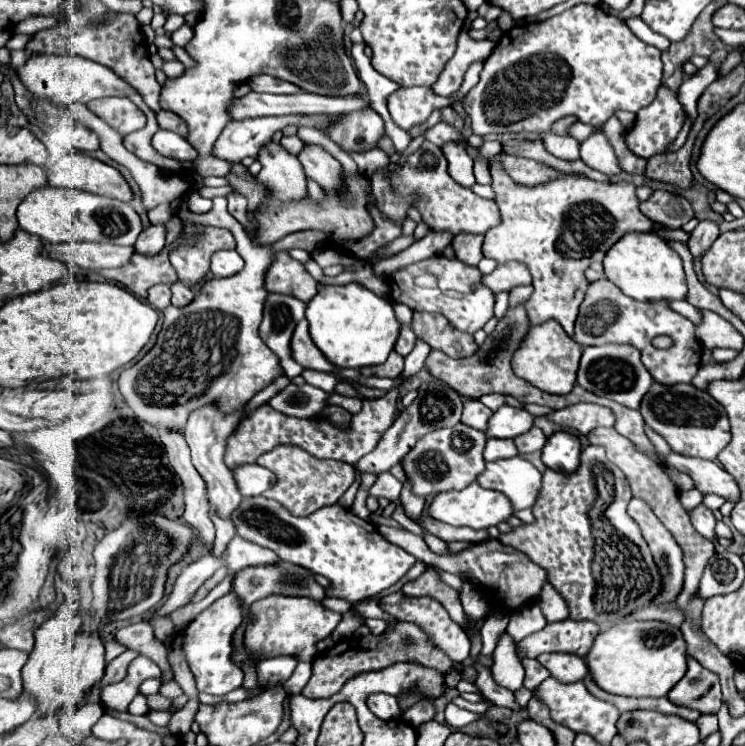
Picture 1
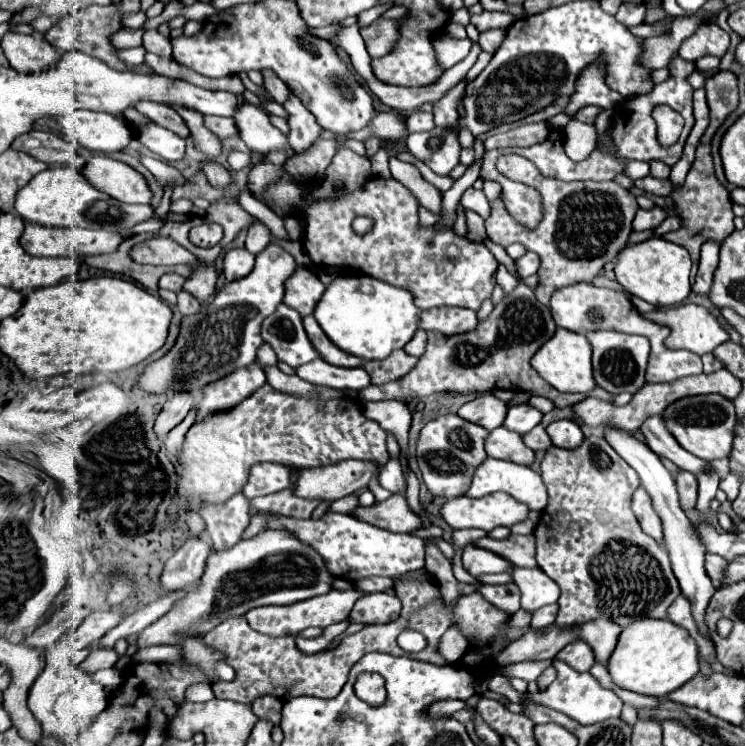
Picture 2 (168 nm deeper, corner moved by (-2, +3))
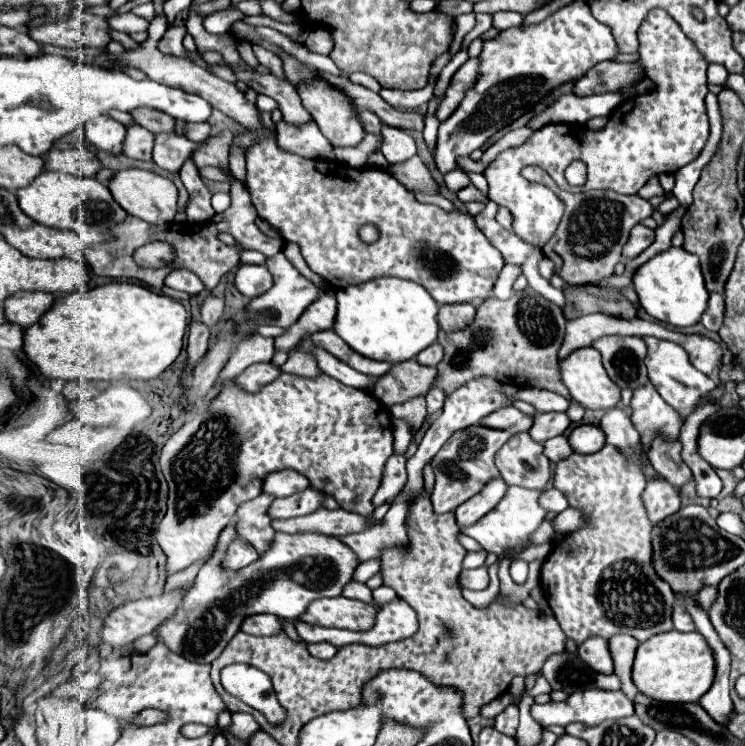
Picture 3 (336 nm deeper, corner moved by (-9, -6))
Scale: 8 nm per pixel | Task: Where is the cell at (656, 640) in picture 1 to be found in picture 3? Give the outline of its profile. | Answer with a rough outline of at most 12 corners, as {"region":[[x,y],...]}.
{"region":[[699,632],[637,648],[633,682],[659,702],[697,702],[715,680]]}

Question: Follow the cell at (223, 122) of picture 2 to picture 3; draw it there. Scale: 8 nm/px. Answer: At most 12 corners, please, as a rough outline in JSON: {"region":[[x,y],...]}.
{"region":[[185,124],[183,134],[193,142],[209,136],[209,124]]}

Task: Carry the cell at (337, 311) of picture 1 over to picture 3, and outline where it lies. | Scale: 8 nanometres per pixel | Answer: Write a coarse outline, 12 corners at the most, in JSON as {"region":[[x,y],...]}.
{"region":[[411,280],[337,292],[333,330],[359,354],[405,362],[439,334]]}

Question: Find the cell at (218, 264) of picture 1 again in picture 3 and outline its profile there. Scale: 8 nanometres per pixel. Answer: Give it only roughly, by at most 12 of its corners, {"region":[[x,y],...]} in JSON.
{"region":[[241,264],[237,290],[257,298],[273,286],[267,266]]}

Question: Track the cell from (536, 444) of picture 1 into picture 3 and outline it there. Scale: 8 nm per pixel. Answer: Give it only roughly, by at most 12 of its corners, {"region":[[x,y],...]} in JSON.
{"region":[[567,436],[547,440],[545,456],[551,462],[565,460],[575,450]]}

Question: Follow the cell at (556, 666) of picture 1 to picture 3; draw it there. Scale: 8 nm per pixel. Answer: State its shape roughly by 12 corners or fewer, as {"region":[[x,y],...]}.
{"region":[[591,636],[577,652],[595,672],[613,674],[607,640]]}

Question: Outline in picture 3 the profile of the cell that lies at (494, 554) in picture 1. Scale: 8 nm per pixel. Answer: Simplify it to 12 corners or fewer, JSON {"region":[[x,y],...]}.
{"region":[[487,566],[463,570],[459,584],[469,590],[489,586]]}

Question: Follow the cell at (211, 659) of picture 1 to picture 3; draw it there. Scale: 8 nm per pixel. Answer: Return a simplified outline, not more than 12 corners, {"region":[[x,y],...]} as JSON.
{"region":[[247,664],[221,672],[229,694],[262,712],[287,720],[265,672]]}

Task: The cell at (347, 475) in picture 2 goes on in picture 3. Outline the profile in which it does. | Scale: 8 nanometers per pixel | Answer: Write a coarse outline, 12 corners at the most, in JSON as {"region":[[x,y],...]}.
{"region":[[305,488],[295,496],[275,498],[271,518],[295,518],[315,512],[321,494]]}

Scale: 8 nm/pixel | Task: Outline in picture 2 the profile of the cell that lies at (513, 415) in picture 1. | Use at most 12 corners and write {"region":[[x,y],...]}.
{"region":[[532,405],[510,407],[502,425],[526,435],[542,419]]}

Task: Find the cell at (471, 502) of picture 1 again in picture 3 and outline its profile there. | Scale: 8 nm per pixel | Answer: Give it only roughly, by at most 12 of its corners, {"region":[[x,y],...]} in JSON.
{"region":[[509,486],[463,528],[487,552],[521,552],[547,516],[541,490]]}

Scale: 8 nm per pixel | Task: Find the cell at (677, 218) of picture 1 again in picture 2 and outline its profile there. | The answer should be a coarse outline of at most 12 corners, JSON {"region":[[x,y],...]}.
{"region":[[654,205],[638,209],[634,231],[656,229],[668,211]]}

